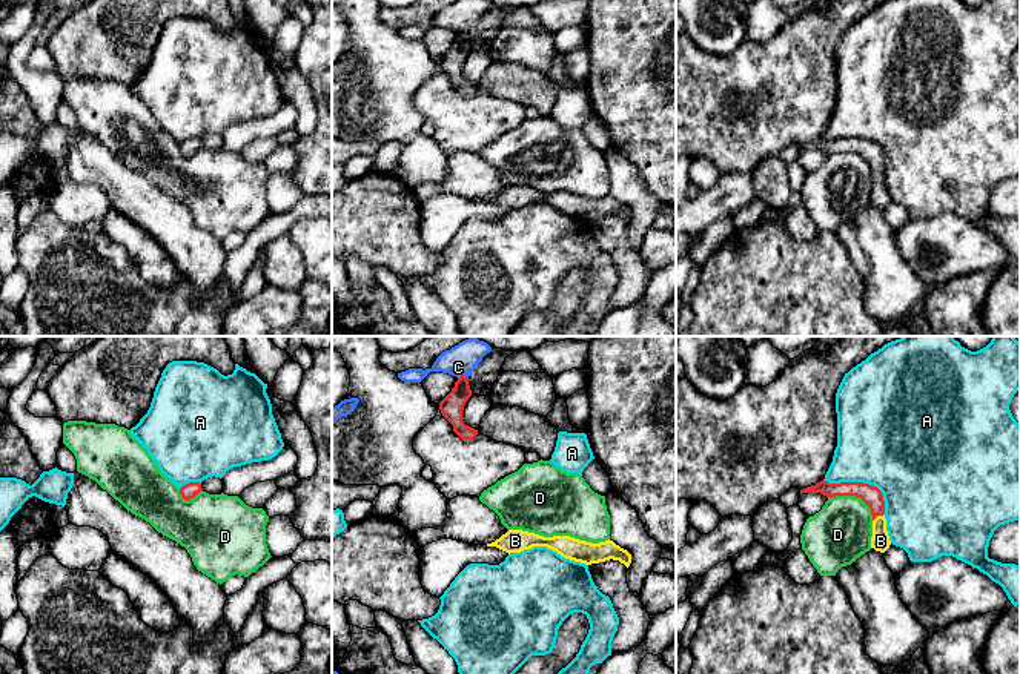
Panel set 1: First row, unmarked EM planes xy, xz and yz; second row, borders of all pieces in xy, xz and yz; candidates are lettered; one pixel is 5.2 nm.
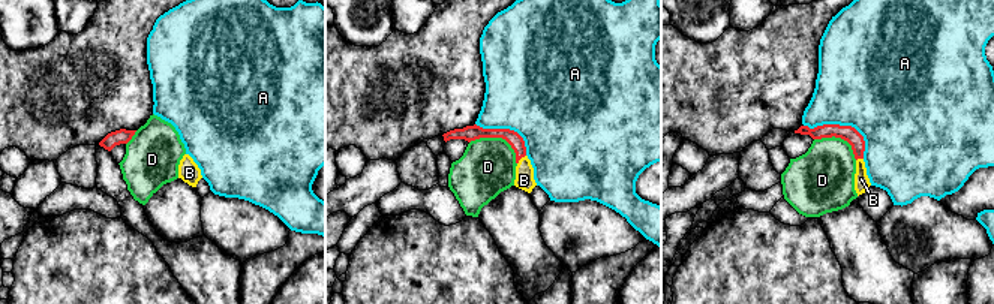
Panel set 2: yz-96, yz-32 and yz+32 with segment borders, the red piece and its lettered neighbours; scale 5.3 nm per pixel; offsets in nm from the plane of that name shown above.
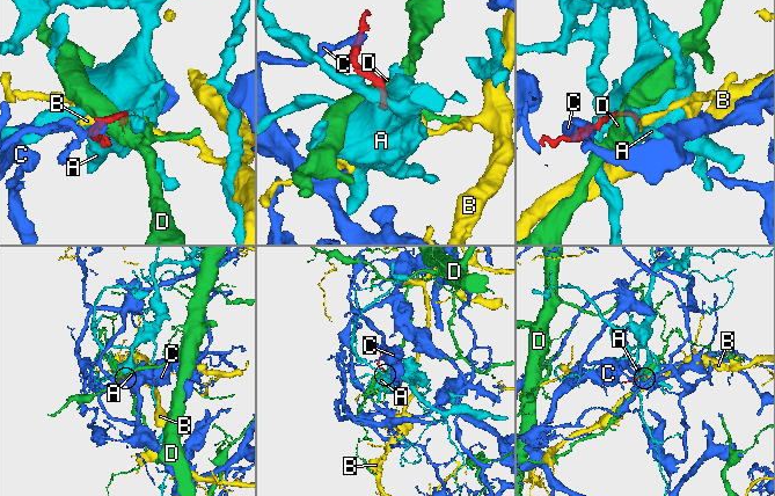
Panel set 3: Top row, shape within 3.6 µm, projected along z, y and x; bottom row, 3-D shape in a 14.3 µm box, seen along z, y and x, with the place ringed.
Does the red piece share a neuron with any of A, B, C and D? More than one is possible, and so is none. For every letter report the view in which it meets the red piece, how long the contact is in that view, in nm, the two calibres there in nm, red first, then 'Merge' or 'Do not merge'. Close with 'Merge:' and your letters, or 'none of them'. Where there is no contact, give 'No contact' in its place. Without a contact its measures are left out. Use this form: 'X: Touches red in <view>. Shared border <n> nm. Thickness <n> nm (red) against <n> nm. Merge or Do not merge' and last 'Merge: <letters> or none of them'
A: Touches red in yz. Shared border 380 nm. Thickness 100 nm (red) against 480 nm. Do not merge
B: Touches red in yz. Shared border 80 nm. Thickness 100 nm (red) against 100 nm. Merge
C: Touches red in xz. Shared border 60 nm. Thickness 120 nm (red) against 160 nm. Do not merge
D: Touches red in yz. Shared border 260 nm. Thickness 100 nm (red) against 320 nm. Do not merge
Merge: B

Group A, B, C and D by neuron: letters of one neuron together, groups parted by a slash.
A / B / C / D

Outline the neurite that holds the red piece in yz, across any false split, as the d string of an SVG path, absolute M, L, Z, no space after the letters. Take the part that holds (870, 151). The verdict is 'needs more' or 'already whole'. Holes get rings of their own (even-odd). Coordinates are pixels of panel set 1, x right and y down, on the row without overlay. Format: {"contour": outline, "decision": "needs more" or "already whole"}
{"contour": "M820 137L816 141L800 146L800 150L802 149L820 149L826 154L860 154L869 163L873 170L871 204L880 209L885 209L889 204L891 197L886 187L885 157L882 147L877 143L863 138L830 140L826 137Z", "decision": "needs more"}

